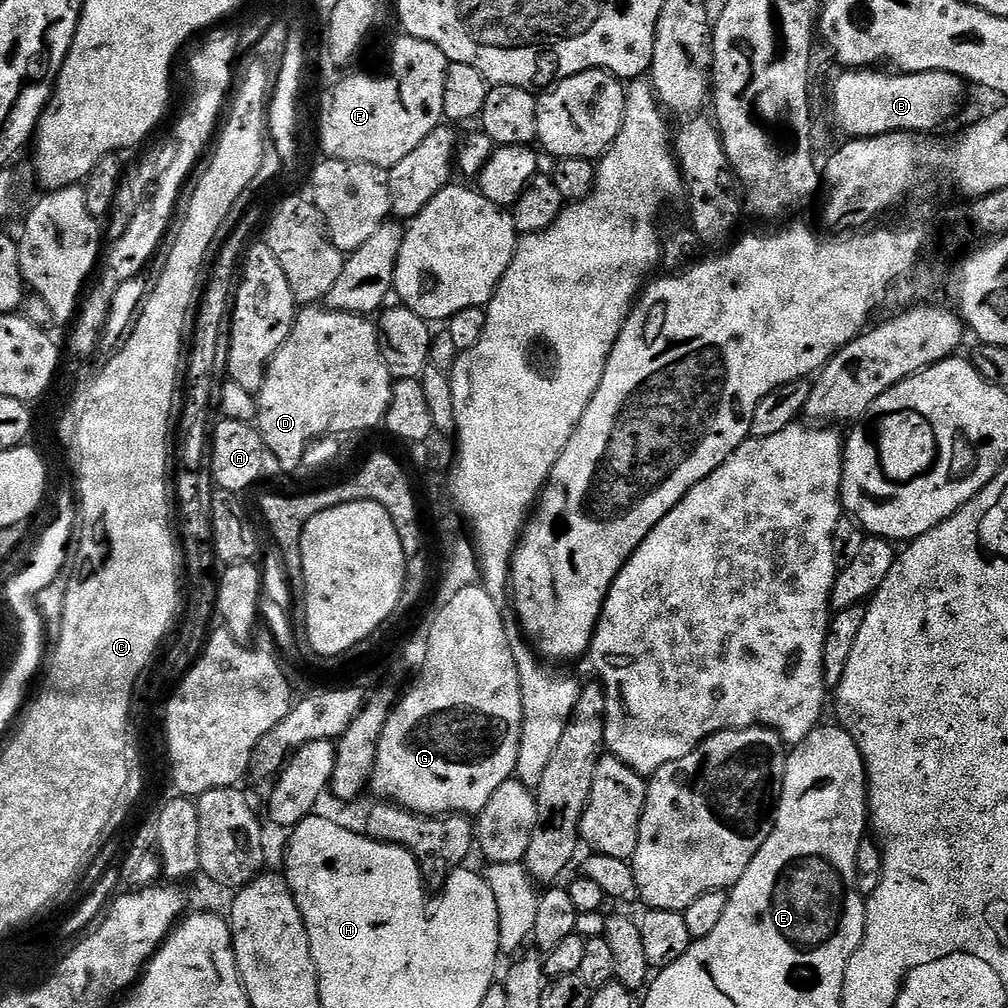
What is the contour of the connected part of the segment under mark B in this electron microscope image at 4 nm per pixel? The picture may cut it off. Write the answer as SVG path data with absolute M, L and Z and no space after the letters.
M844 70L832 84L832 124L844 138L881 136L887 132L932 134L960 108L966 81L949 72L906 72L886 76L882 70Z

